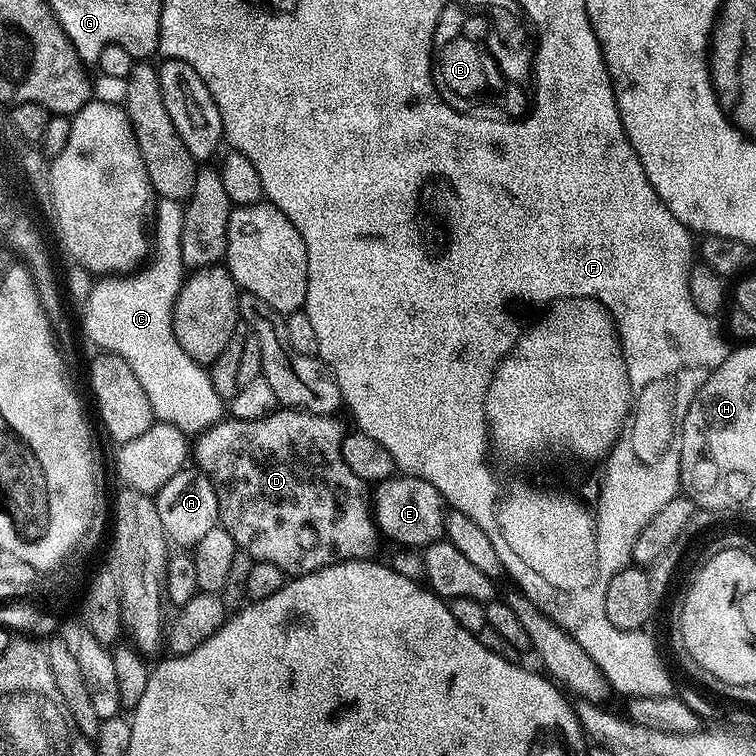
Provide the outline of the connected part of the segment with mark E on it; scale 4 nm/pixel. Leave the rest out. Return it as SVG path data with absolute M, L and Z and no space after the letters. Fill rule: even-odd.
M393 474L379 481L370 496L372 519L381 537L389 536L393 545L423 550L444 534L444 497L420 476Z

